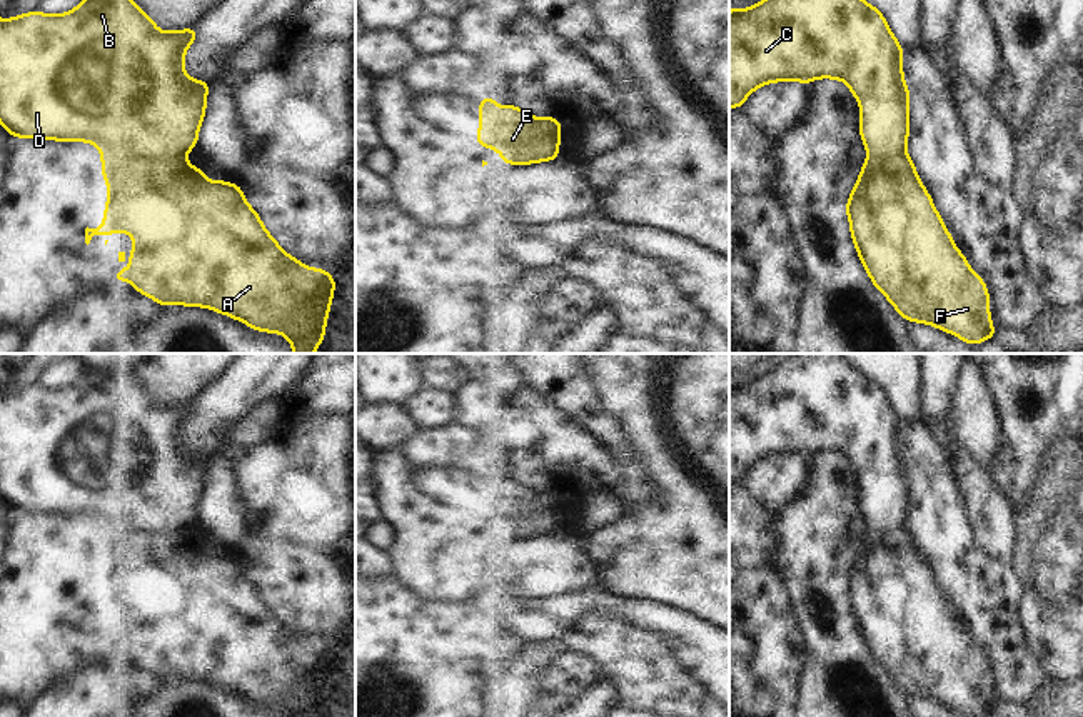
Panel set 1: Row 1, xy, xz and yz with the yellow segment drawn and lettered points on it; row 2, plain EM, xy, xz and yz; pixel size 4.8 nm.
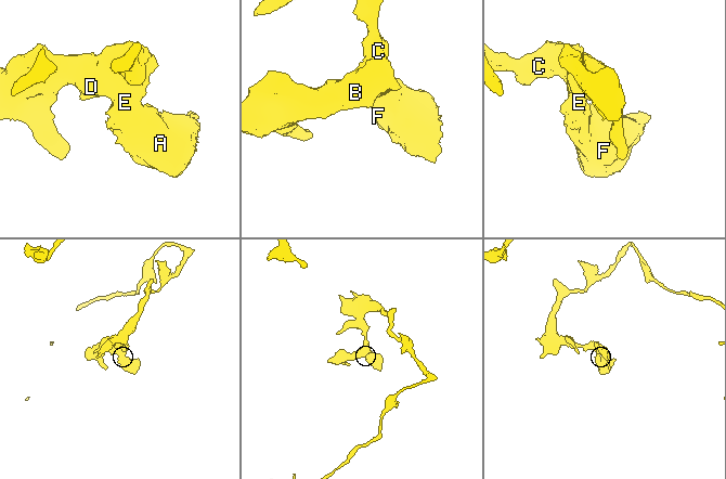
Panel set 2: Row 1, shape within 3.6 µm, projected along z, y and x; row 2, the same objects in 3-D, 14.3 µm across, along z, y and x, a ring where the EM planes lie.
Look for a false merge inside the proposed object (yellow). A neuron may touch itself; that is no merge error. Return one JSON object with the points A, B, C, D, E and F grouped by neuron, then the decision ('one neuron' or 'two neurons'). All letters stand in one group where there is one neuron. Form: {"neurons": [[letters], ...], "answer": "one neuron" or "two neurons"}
{"neurons": [["A", "E", "F"], ["B", "C", "D"]], "answer": "two neurons"}

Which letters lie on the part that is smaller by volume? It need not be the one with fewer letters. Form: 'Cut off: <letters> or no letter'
Cut off: A, E, F

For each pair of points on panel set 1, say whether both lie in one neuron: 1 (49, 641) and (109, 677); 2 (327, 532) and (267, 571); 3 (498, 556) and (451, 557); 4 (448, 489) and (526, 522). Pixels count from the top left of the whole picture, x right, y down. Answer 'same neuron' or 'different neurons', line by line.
1: different neurons
2: different neurons
3: different neurons
4: same neuron

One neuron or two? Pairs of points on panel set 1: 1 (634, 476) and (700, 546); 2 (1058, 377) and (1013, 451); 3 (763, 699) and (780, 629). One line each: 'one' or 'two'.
1: two
2: one
3: one

